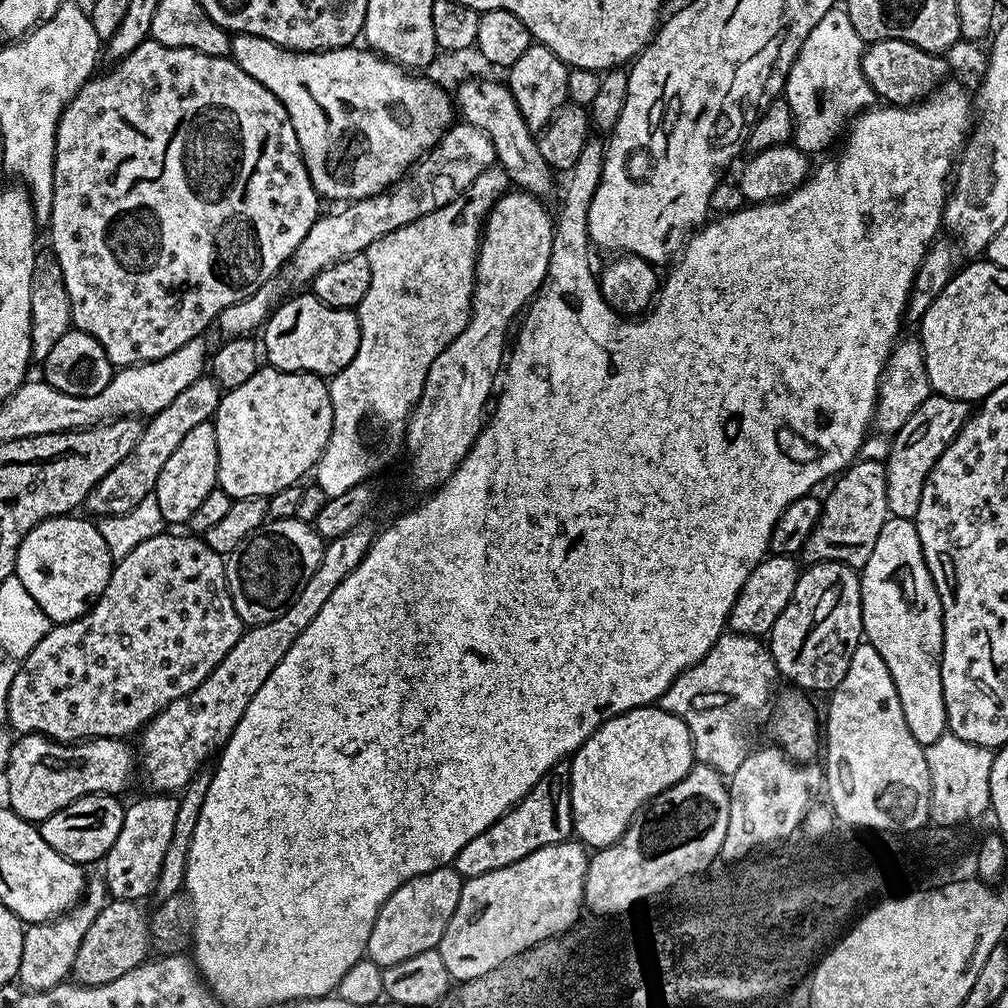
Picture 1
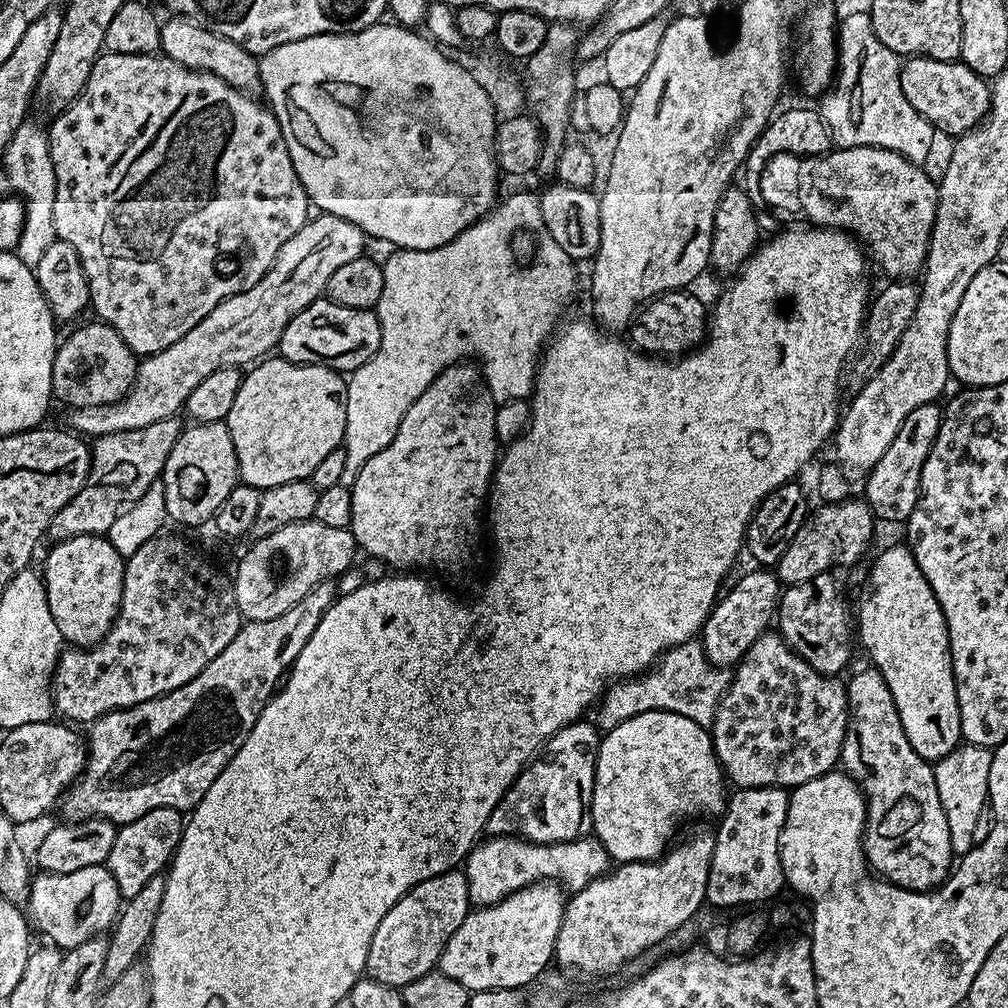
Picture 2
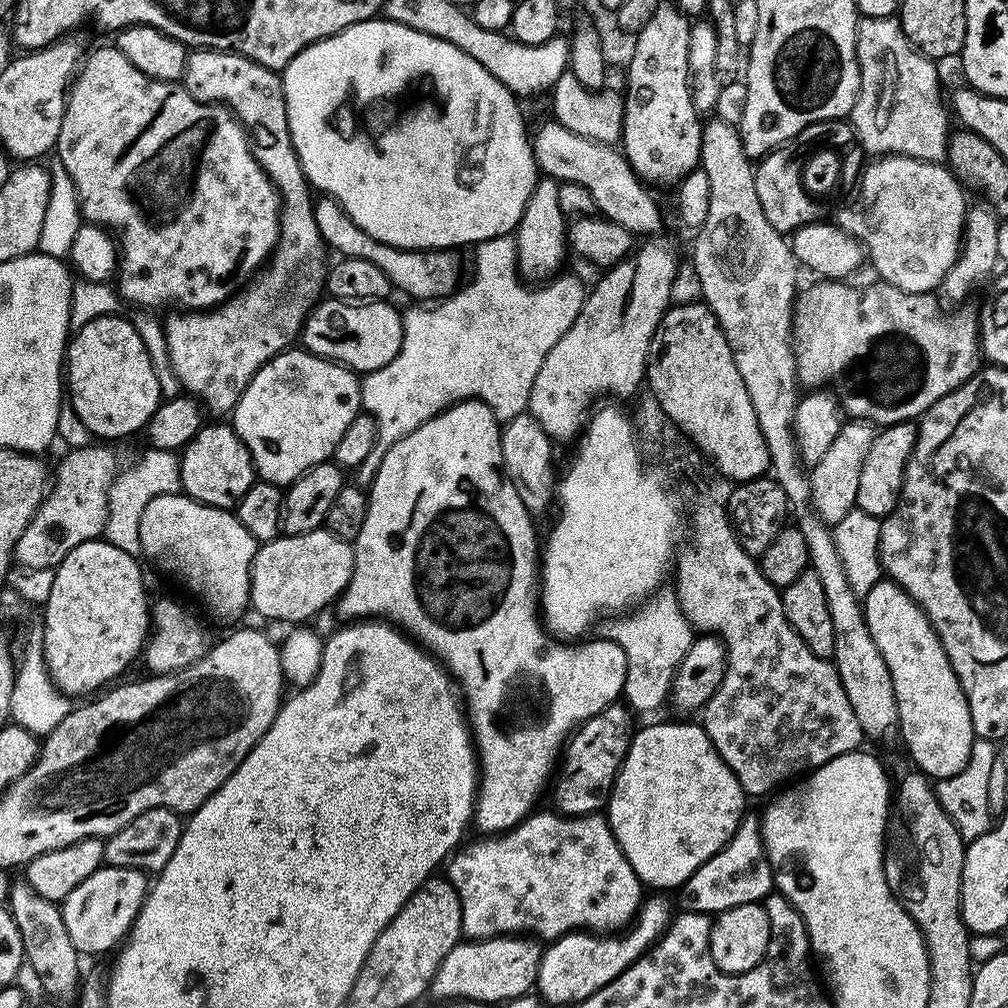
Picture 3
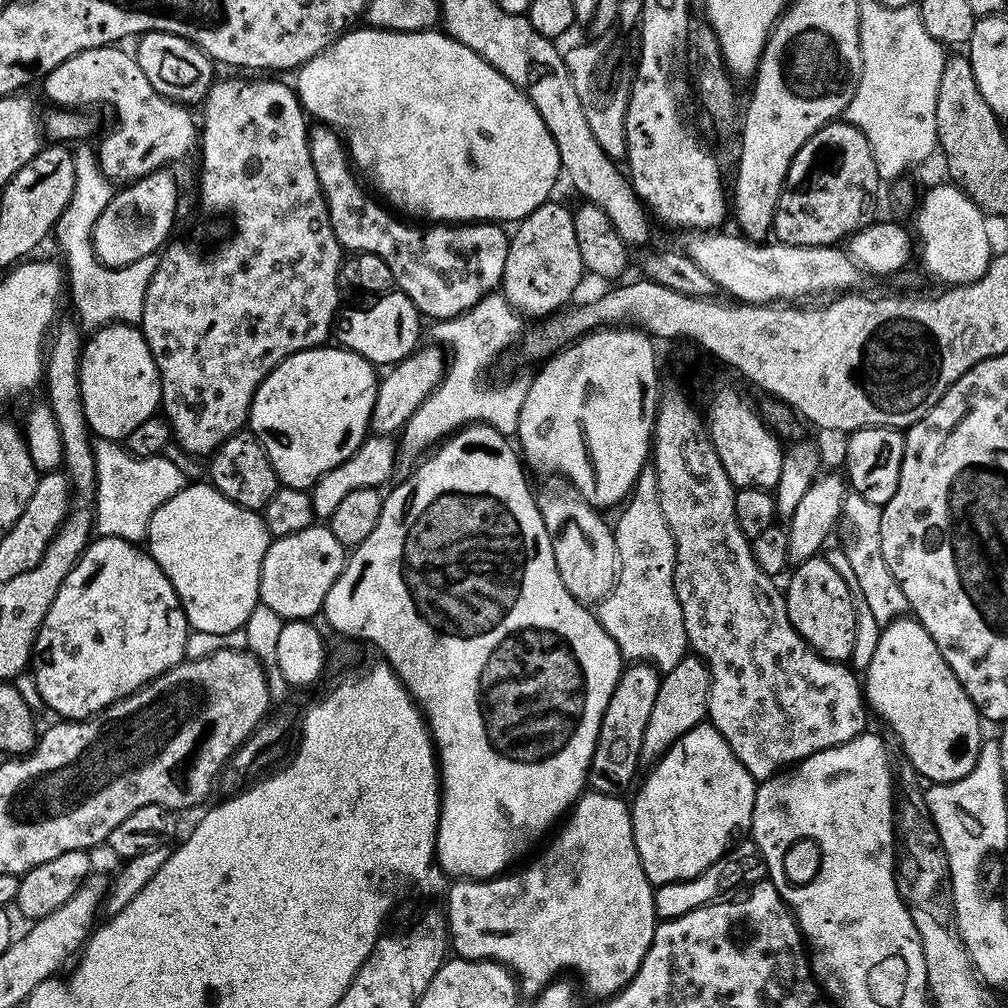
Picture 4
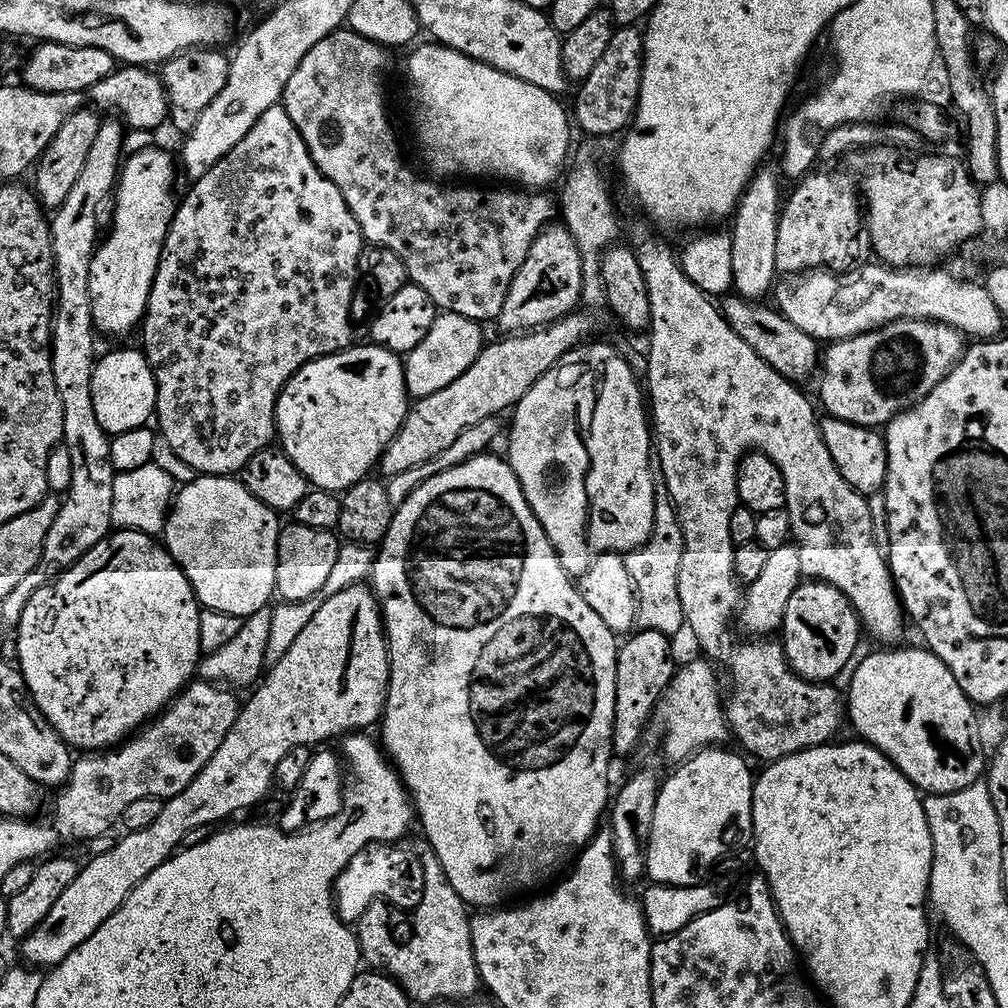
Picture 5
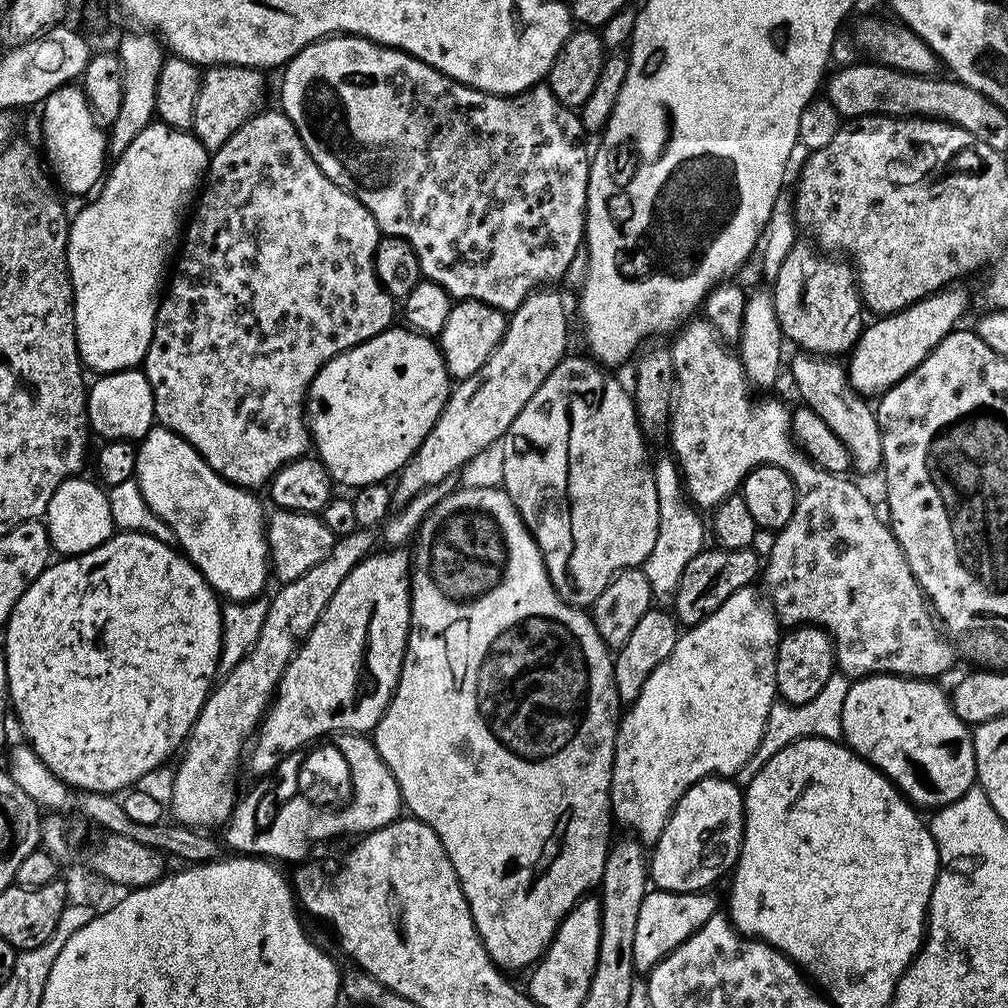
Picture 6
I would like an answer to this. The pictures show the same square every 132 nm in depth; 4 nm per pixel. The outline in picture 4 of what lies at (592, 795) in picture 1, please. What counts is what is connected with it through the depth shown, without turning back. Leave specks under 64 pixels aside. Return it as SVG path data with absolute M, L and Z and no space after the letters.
M711 722L696 724L689 732L682 734L670 750L666 750L659 760L651 765L648 777L640 789L635 789L636 797L631 797L632 829L634 830L634 846L638 850L638 858L642 862L642 870L646 870L646 878L654 886L689 880L702 874L714 861L729 851L728 843L735 836L749 831L754 814L754 798L758 782L738 762L734 750L718 734Z

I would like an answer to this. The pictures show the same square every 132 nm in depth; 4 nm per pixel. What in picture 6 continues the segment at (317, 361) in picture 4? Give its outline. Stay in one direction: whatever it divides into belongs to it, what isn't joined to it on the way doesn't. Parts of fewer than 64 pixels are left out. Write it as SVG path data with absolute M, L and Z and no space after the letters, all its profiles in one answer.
M407 326L387 328L382 334L338 353L318 370L308 388L306 401L306 419L315 455L324 463L333 481L337 485L345 484L348 490L387 481L395 477L418 446L422 446L426 434L430 434L434 422L438 422L449 395L450 377L439 343Z

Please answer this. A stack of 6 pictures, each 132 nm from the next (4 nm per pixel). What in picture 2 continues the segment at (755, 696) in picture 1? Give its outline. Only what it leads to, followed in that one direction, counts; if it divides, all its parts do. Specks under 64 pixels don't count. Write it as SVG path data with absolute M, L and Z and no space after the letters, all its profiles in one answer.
M693 638L667 649L647 672L613 683L595 709L594 723L601 733L606 733L626 722L626 718L634 718L638 714L673 712L682 714L682 718L690 718L690 722L698 722L698 726L711 729L718 702L728 691L729 679L725 669L714 668L708 663L699 639Z

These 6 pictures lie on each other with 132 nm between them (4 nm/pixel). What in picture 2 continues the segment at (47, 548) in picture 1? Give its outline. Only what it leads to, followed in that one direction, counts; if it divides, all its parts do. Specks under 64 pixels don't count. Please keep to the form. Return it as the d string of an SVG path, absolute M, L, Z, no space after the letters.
M75 536L51 546L53 548L49 550L48 557L44 560L44 568L42 567L50 614L54 614L54 622L58 622L58 630L69 645L81 650L91 648L103 640L116 620L124 585L125 557L120 556L118 550L114 550L114 546L104 536Z

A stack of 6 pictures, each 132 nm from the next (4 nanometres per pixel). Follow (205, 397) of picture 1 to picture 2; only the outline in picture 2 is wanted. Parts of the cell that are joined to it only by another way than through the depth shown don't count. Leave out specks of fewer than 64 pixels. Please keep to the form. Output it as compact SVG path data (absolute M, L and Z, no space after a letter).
M173 418L142 426L138 430L126 430L118 434L95 437L91 445L92 465L86 482L50 522L47 535L53 541L69 540L75 536L104 536L120 517L122 509L128 508L150 486L163 477L166 458L179 438L182 424Z

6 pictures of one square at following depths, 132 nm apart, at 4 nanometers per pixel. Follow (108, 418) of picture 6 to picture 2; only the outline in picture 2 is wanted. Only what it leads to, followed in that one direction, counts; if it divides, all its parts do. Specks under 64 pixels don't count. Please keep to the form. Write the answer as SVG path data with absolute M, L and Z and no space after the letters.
M103 322L96 324L84 324L77 332L72 332L68 337L59 341L54 358L54 370L52 371L52 391L57 401L68 404L69 409L85 408L86 406L105 407L107 404L116 404L132 388L136 377L138 357L131 352L122 342L120 335Z

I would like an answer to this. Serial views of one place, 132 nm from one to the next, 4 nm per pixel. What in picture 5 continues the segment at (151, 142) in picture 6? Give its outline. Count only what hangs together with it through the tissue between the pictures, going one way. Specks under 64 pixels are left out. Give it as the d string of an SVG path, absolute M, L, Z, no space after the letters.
M140 148L132 157L123 161L118 173L118 183L114 189L116 209L112 212L112 229L108 237L96 245L90 262L90 302L92 303L92 323L104 332L128 332L144 319L150 286L154 282L160 252L164 248L164 236L172 221L174 199L172 183L178 176L178 164L164 148Z

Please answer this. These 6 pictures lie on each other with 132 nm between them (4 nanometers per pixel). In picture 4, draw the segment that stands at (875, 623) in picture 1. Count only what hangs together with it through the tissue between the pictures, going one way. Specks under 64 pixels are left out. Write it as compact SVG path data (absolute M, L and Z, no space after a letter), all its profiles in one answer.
M899 618L882 628L877 649L862 676L862 692L867 707L871 711L873 708L892 727L893 734L900 739L908 755L905 756L907 763L912 764L916 773L925 781L934 784L954 782L958 778L966 778L966 774L974 770L982 743L982 717L958 682L954 670L950 670L946 658L942 658L938 646L934 646L934 638L926 634L926 630L915 618Z

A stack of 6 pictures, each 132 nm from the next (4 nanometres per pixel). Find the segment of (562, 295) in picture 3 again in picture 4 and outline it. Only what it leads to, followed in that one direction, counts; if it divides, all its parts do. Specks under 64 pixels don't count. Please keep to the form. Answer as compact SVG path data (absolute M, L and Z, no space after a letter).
M493 294L484 296L473 308L460 316L437 320L431 325L432 336L436 339L433 341L446 346L450 359L446 364L444 379L434 393L436 412L430 413L429 416L417 414L402 429L404 444L410 451L416 452L424 447L427 449L441 438L447 438L470 424L489 424L494 430L498 430L498 434L509 438L516 436L528 384L520 380L512 380L509 384L491 384L484 371L515 340L517 343L521 339L520 320L522 321L521 313L517 312L503 295Z

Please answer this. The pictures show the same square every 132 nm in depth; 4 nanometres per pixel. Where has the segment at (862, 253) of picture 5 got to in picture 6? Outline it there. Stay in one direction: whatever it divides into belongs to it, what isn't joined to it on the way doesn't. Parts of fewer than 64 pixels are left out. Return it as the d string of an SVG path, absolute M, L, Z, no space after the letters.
M797 242L790 250L790 254L787 254L783 259L776 279L771 281L770 291L774 302L774 314L778 318L780 335L787 343L789 340L790 343L800 347L797 349L813 356L836 358L841 355L839 352L851 353L856 340L866 327L860 289L856 283L853 265L847 259L825 254L813 247L811 243L808 244Z

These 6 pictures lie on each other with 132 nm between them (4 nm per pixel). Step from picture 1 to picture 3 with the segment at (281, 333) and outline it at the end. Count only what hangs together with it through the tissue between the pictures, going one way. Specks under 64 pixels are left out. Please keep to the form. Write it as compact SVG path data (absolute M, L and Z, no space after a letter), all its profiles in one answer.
M321 299L304 319L303 347L315 356L343 364L357 374L377 372L382 366L394 362L402 346L404 321L401 313L396 313L390 305L388 302Z

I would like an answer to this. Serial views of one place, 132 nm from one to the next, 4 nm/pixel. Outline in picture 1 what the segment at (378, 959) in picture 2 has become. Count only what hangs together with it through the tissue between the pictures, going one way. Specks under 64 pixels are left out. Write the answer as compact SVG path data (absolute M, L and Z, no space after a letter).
M449 866L430 870L398 886L398 890L394 890L394 894L390 894L388 901L381 906L378 918L374 922L374 930L370 930L367 959L373 960L383 970L398 962L406 962L406 958L414 958L414 954L422 954L431 948L439 949L442 934L458 906L463 885L464 880L456 873L455 867Z

